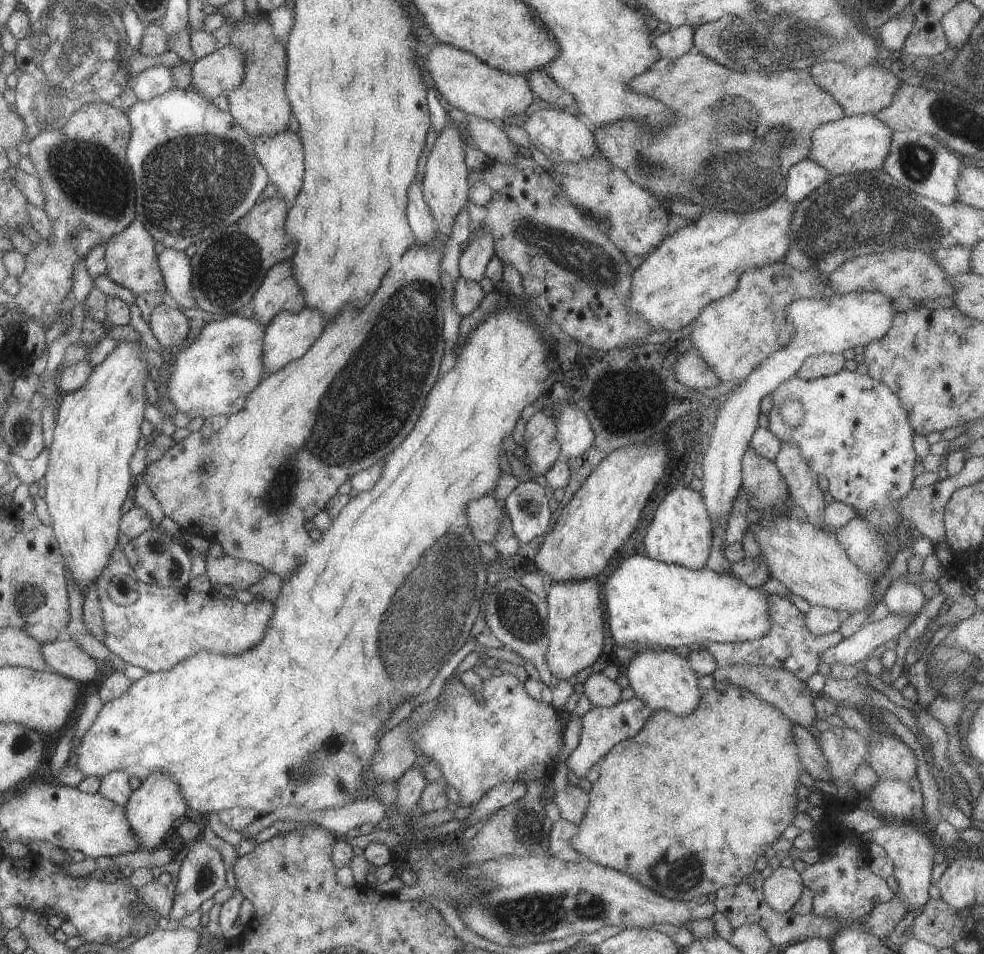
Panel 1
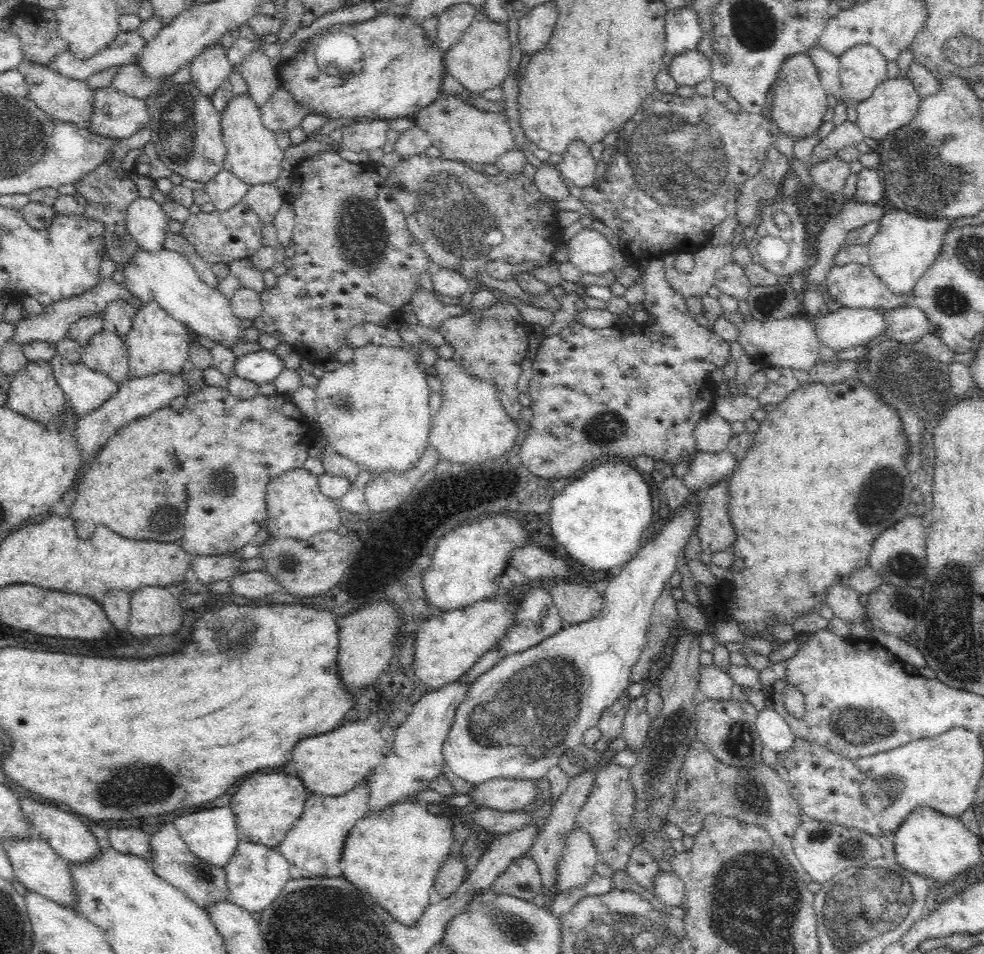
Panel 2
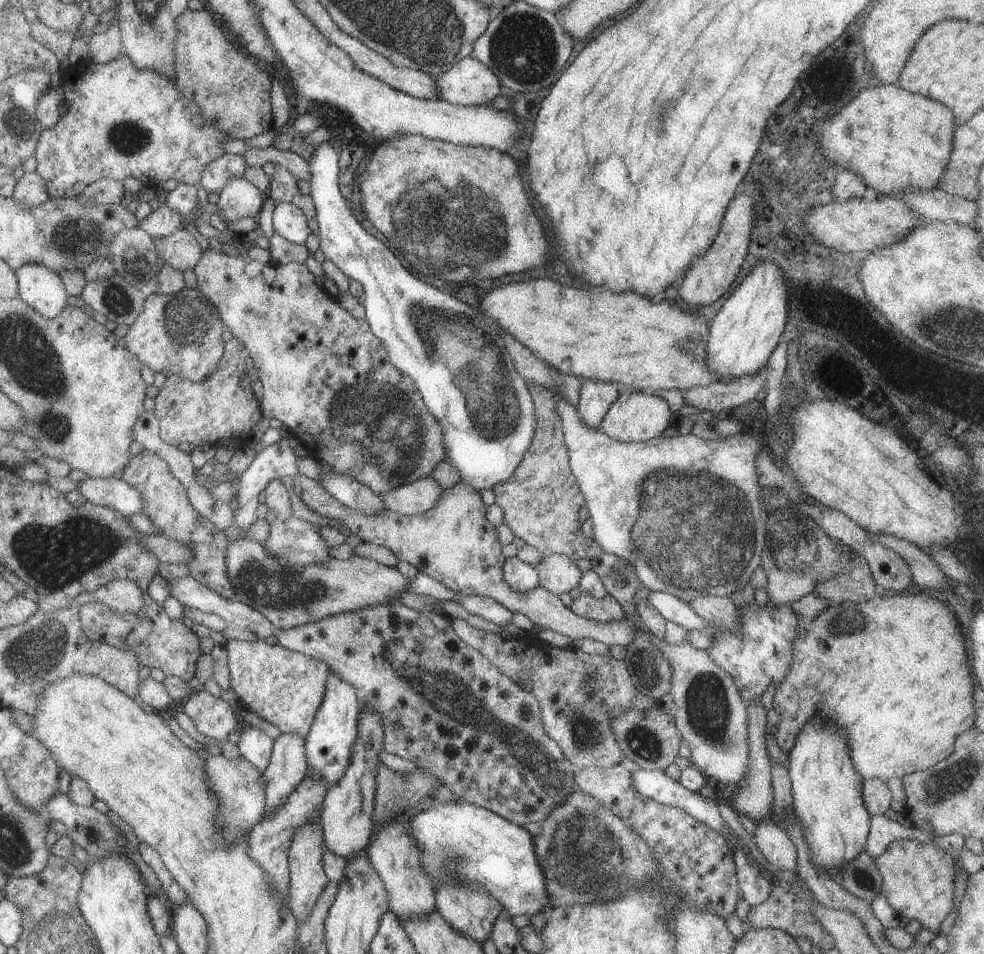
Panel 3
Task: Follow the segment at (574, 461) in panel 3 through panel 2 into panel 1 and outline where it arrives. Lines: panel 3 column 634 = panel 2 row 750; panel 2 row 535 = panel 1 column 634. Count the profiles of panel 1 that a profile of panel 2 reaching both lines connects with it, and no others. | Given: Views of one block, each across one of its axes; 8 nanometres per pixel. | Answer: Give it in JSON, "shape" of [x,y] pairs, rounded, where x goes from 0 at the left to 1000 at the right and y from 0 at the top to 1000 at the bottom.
{"shape":[[[648,679],[636,708],[647,732],[662,746],[678,745],[687,752],[697,752],[712,738],[714,724],[709,719],[709,706],[703,701],[700,692],[676,679]]]}

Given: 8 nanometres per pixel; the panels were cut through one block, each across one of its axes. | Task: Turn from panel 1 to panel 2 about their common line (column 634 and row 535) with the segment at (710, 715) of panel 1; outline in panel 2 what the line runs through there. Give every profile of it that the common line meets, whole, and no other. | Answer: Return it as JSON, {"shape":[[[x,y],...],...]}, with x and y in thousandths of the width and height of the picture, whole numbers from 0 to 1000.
{"shape":[[[871,393],[864,394],[862,398],[852,400],[852,403],[839,404],[823,399],[817,405],[812,404],[796,421],[783,427],[778,438],[771,445],[772,450],[766,455],[766,465],[758,474],[754,474],[754,480],[751,481],[746,493],[746,499],[741,503],[742,522],[739,534],[746,559],[748,559],[748,568],[741,574],[746,580],[746,587],[738,595],[737,605],[734,606],[742,612],[737,643],[742,644],[743,648],[748,650],[751,659],[762,669],[767,669],[766,665],[782,662],[780,658],[785,656],[785,649],[780,646],[790,646],[792,650],[805,655],[811,646],[828,642],[829,635],[840,629],[841,614],[863,612],[866,597],[878,595],[883,591],[882,583],[884,583],[886,570],[890,564],[900,553],[904,553],[913,545],[924,540],[923,528],[927,525],[925,516],[928,514],[925,505],[927,496],[922,488],[922,472],[925,471],[925,466],[923,466],[922,455],[919,454],[918,440],[911,431],[907,431],[896,420],[887,404],[878,404]]]}

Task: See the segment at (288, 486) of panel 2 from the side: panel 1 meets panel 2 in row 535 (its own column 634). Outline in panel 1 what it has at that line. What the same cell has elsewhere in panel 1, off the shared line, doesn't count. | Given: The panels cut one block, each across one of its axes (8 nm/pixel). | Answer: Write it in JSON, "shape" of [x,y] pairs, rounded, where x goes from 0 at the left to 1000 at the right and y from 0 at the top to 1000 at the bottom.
{"shape":[[[796,204],[789,210],[789,212],[782,214],[778,218],[768,221],[732,222],[731,220],[728,220],[728,222],[726,222],[726,220],[724,220],[724,222],[720,222],[720,224],[717,224],[717,222],[713,224],[707,233],[703,233],[702,235],[699,235],[699,237],[685,242],[684,245],[677,246],[673,256],[671,256],[669,260],[666,260],[647,282],[644,282],[644,287],[642,287],[642,304],[640,304],[637,318],[639,327],[651,332],[665,349],[672,349],[673,347],[685,349],[689,346],[701,344],[703,339],[720,319],[737,312],[748,304],[750,294],[752,294],[752,290],[760,283],[760,281],[764,281],[764,279],[776,279],[782,275],[787,276],[799,270],[799,266],[803,264],[803,260],[805,260],[805,256],[807,256],[808,252],[807,247],[803,247],[803,235],[805,235],[805,226],[807,226],[809,214],[809,212],[803,212],[803,210]]]}

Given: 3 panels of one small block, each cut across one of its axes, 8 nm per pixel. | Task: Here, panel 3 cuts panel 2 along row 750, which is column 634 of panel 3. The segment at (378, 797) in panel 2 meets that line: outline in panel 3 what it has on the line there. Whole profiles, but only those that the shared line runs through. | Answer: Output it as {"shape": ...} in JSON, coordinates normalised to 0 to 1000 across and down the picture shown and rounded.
{"shape":[[[632,408],[620,425],[609,449],[620,459],[633,464],[654,463],[673,456],[681,447],[681,438],[683,438],[682,428],[671,414],[665,414],[661,410]]]}

